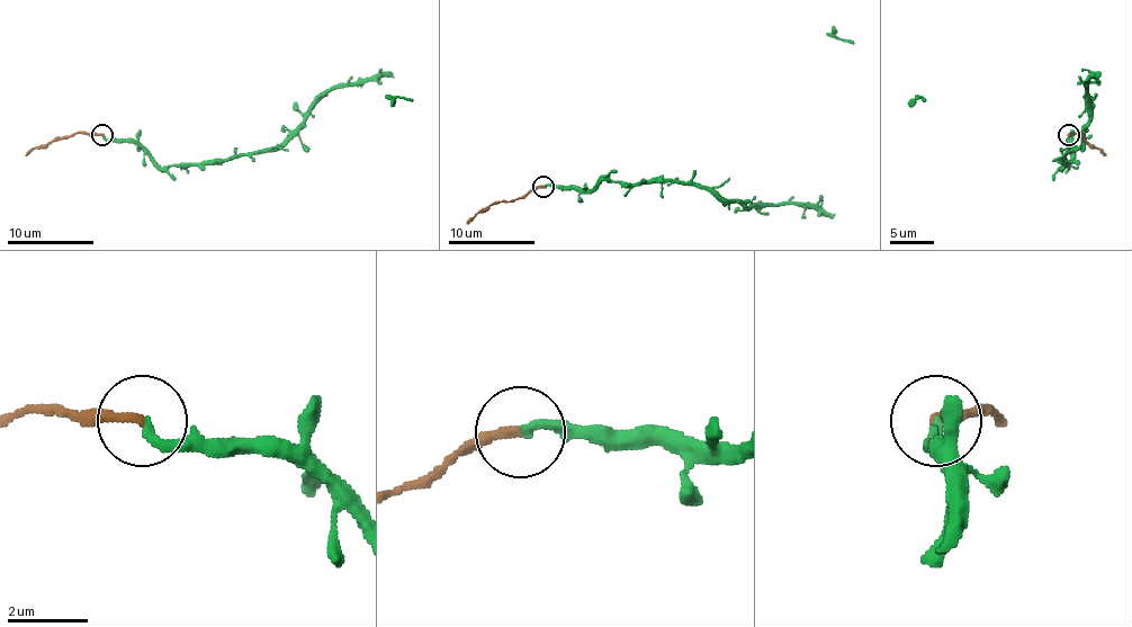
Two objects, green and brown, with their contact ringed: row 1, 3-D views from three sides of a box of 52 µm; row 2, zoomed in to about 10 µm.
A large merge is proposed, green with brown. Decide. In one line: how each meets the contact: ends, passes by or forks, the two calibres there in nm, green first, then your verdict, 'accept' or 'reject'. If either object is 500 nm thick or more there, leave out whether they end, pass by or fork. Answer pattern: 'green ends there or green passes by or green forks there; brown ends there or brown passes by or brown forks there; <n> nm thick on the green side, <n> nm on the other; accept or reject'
green ends there; brown ends there; 240 nm thick on the green side, 220 nm on the other; reject

